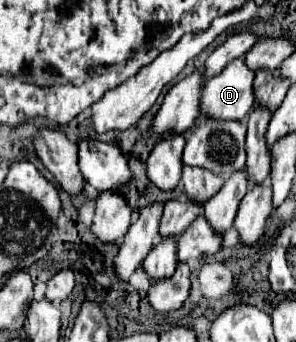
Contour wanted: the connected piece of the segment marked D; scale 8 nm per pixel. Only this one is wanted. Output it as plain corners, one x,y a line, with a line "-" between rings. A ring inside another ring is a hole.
242,57
230,61
230,65
226,65
226,69
218,75
212,77
202,91
202,115
204,117
216,117
216,119
244,119
254,107
254,73
250,73
250,69
246,69
246,65
242,65

